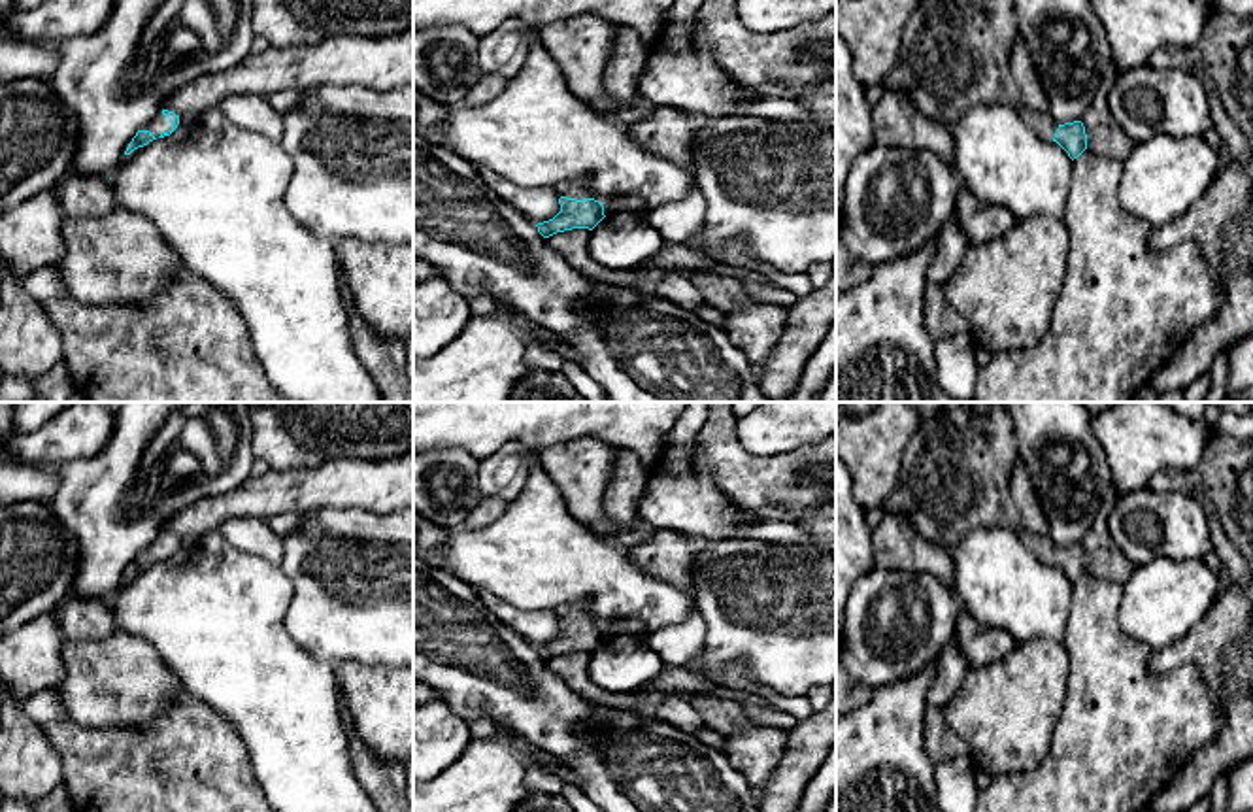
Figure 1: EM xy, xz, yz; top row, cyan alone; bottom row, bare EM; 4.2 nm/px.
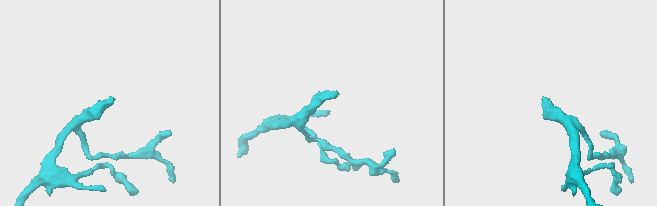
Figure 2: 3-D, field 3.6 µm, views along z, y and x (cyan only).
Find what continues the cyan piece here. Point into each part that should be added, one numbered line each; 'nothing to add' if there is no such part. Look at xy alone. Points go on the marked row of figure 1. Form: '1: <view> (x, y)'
1: xy (161, 123)

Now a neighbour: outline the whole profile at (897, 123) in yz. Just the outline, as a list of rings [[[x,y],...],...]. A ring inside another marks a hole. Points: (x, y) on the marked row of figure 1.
[[[885,91],[874,106],[874,144],[883,147],[930,149],[953,164],[953,140],[945,123],[921,113],[902,91]]]

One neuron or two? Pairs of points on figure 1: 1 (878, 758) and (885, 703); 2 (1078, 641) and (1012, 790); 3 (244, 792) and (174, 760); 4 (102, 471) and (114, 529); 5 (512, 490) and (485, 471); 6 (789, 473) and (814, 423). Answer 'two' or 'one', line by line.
1: one
2: one
3: one
4: one
5: one
6: two

